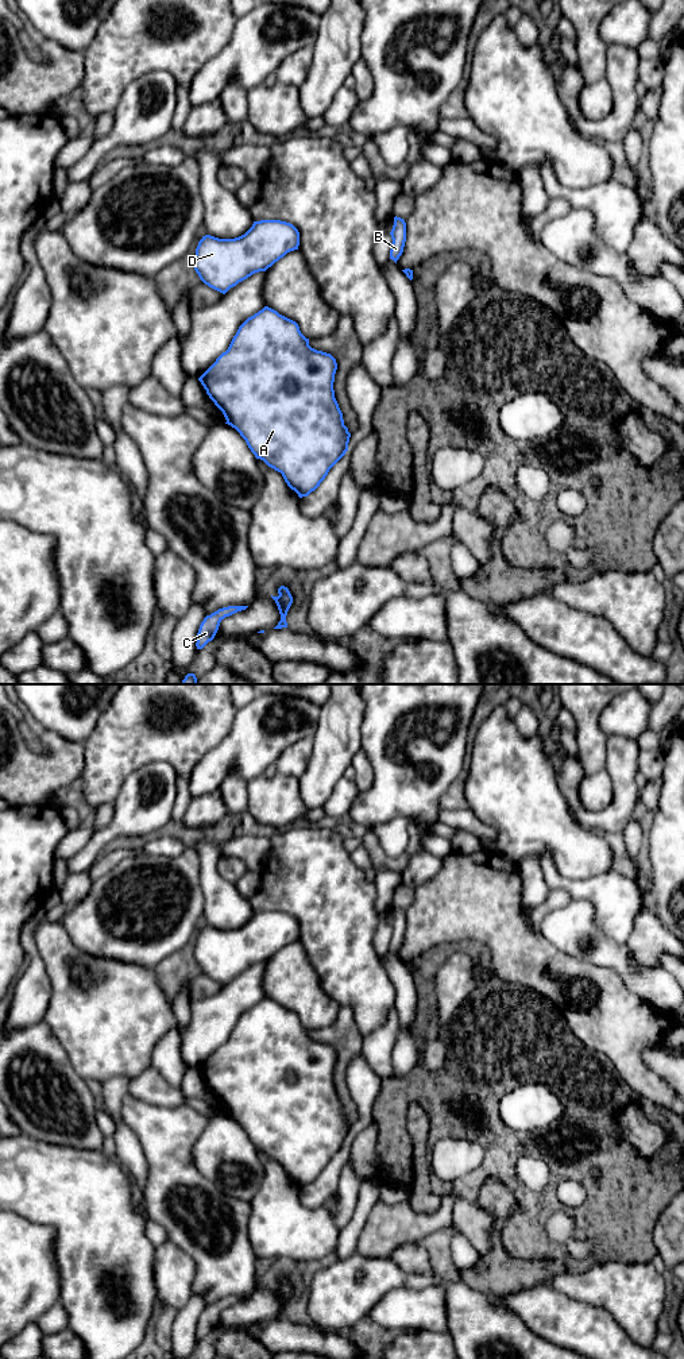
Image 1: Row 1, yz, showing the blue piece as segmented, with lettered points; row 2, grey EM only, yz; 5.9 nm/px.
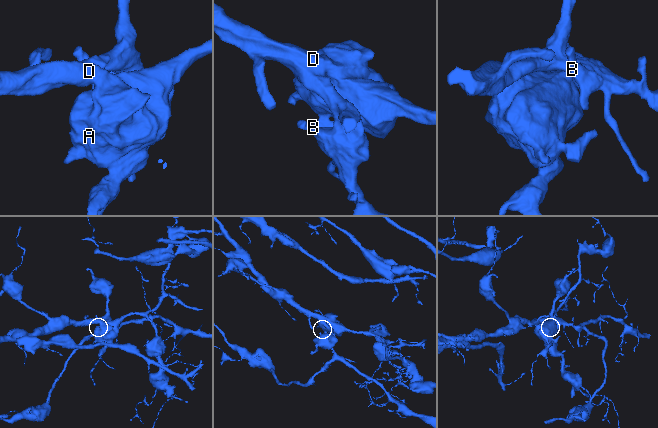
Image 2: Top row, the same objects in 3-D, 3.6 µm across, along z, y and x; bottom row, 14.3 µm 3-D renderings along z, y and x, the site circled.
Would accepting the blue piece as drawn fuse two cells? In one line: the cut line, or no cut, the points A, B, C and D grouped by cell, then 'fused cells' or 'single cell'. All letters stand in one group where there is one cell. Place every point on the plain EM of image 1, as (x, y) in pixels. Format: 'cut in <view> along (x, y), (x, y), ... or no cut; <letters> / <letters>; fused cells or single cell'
no cut; A B C D; single cell

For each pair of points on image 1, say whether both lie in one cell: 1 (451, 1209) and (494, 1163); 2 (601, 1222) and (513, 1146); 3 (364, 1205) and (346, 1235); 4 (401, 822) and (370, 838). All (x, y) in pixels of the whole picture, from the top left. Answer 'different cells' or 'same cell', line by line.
1: different cells
2: same cell
3: same cell
4: different cells

